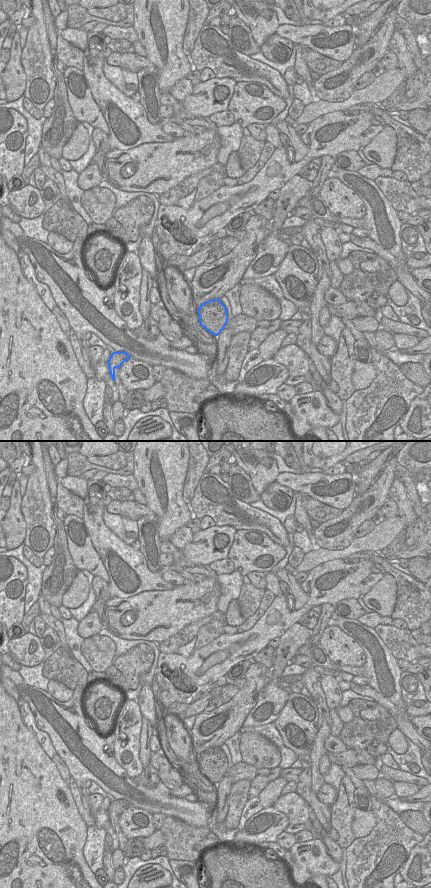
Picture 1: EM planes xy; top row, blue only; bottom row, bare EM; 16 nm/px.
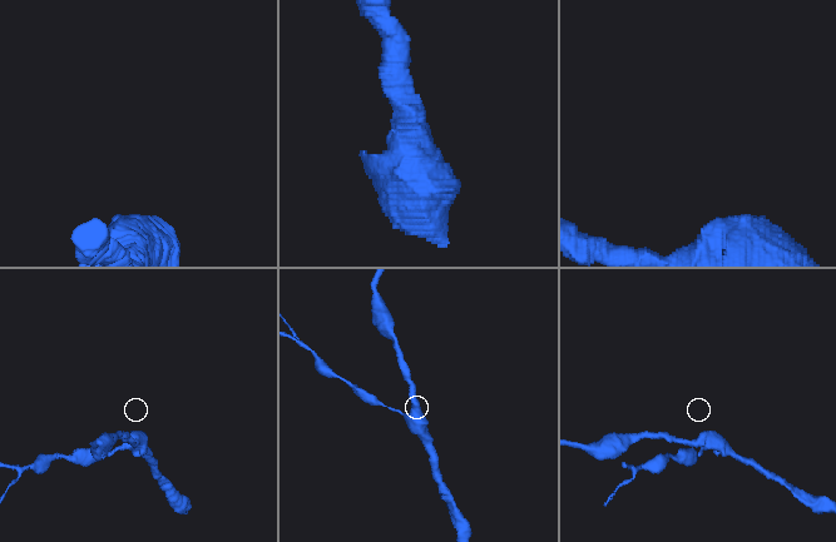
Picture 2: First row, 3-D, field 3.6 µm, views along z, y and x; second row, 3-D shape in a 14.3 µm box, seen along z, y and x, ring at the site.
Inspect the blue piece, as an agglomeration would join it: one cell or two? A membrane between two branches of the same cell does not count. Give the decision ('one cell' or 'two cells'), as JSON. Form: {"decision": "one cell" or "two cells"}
{"decision": "one cell"}

